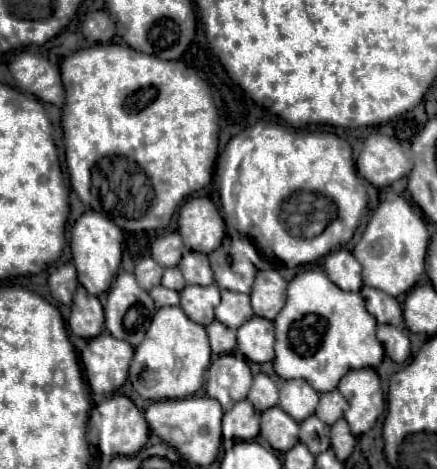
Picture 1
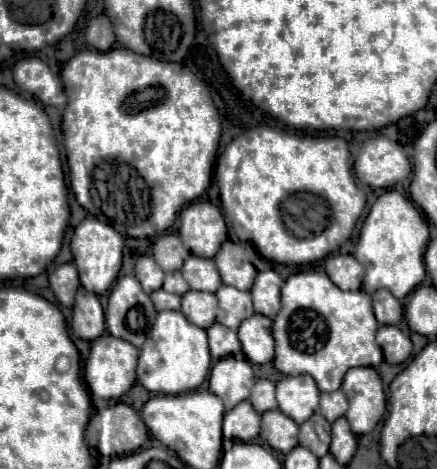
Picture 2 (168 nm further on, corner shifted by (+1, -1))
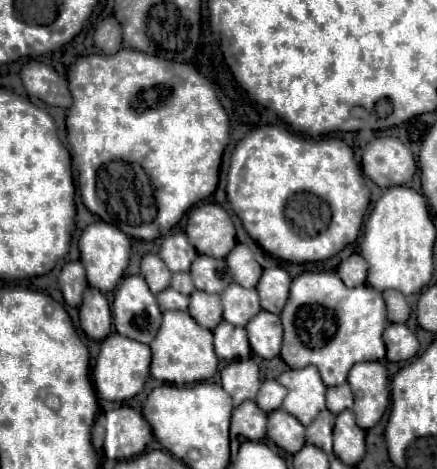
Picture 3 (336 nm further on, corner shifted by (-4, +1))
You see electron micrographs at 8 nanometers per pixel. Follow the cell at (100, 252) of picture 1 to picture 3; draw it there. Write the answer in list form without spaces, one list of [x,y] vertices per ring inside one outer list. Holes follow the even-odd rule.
[[[94,222],[88,224],[80,234],[80,262],[86,268],[86,278],[92,288],[98,288],[100,292],[112,292],[118,284],[118,280],[124,276],[124,270],[129,264],[130,238],[116,226],[108,222]]]

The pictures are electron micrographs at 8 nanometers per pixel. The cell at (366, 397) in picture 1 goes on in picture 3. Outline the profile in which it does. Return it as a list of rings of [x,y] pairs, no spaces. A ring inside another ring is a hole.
[[[358,362],[348,374],[348,382],[354,392],[356,424],[362,430],[374,428],[388,408],[390,392],[386,368],[380,362]]]

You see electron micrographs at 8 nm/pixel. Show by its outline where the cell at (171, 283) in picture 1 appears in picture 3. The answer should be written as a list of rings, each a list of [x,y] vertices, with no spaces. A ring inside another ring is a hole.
[[[180,272],[180,274],[174,274],[172,276],[172,284],[170,284],[174,290],[182,292],[182,294],[192,294],[196,288],[192,286],[192,278],[188,272]]]

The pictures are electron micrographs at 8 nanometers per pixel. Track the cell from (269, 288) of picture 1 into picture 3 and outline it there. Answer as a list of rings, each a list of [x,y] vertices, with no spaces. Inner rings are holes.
[[[280,266],[268,268],[268,270],[264,270],[256,290],[260,294],[260,306],[272,314],[280,314],[288,300],[290,276]]]

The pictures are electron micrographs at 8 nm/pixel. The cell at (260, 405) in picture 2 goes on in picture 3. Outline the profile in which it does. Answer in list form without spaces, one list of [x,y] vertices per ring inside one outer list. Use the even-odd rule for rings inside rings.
[[[264,380],[256,398],[256,404],[268,414],[272,410],[278,410],[282,406],[286,398],[286,390],[282,384],[278,384],[276,380]]]

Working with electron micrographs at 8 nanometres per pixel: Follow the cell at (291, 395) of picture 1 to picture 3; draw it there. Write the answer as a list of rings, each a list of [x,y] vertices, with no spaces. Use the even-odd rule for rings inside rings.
[[[314,366],[286,370],[278,376],[278,382],[288,390],[282,408],[294,418],[300,418],[304,426],[308,426],[308,422],[312,422],[312,418],[316,418],[316,414],[326,408],[326,386]]]

